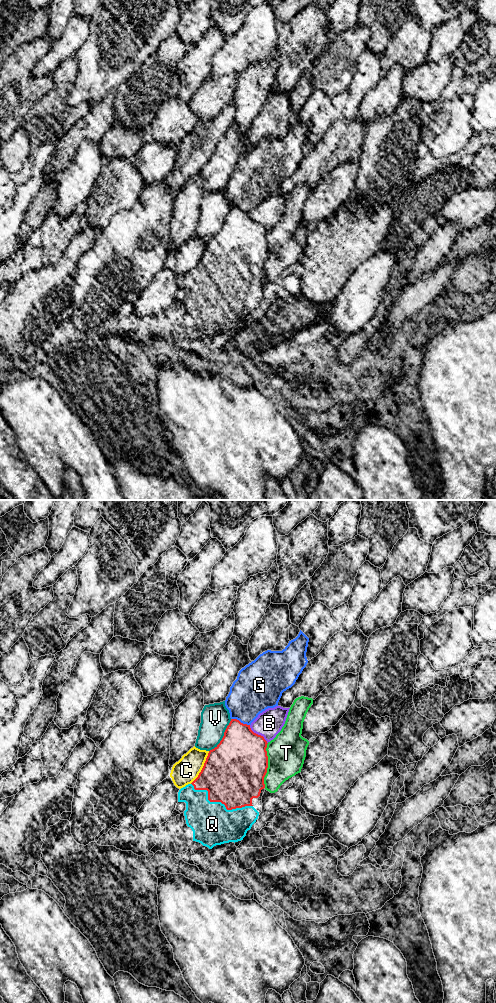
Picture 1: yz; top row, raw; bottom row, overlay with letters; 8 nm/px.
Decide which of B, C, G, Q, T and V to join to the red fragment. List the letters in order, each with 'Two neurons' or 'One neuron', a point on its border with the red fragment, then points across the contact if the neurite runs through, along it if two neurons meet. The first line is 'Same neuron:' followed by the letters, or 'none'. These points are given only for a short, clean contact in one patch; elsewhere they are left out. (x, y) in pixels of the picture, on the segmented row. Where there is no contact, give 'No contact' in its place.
Same neuron: Q
B: Two neurons. Touches red at yz (257, 734)
C: Two neurons. Touches red at yz (203, 767)
G: Two neurons. Touches red at yz (239, 721)
Q: One neuron. Touches red at yz (218, 801)
T: Two neurons. Touches red at yz (267, 765). Boundary: yz (268, 743), (266, 748), (267, 772), (264, 777), (264, 787)
V: Two neurons. Touches red at yz (223, 736)

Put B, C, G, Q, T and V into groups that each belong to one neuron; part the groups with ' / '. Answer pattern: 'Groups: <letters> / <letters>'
Groups: B / C / G / Q / T / V

